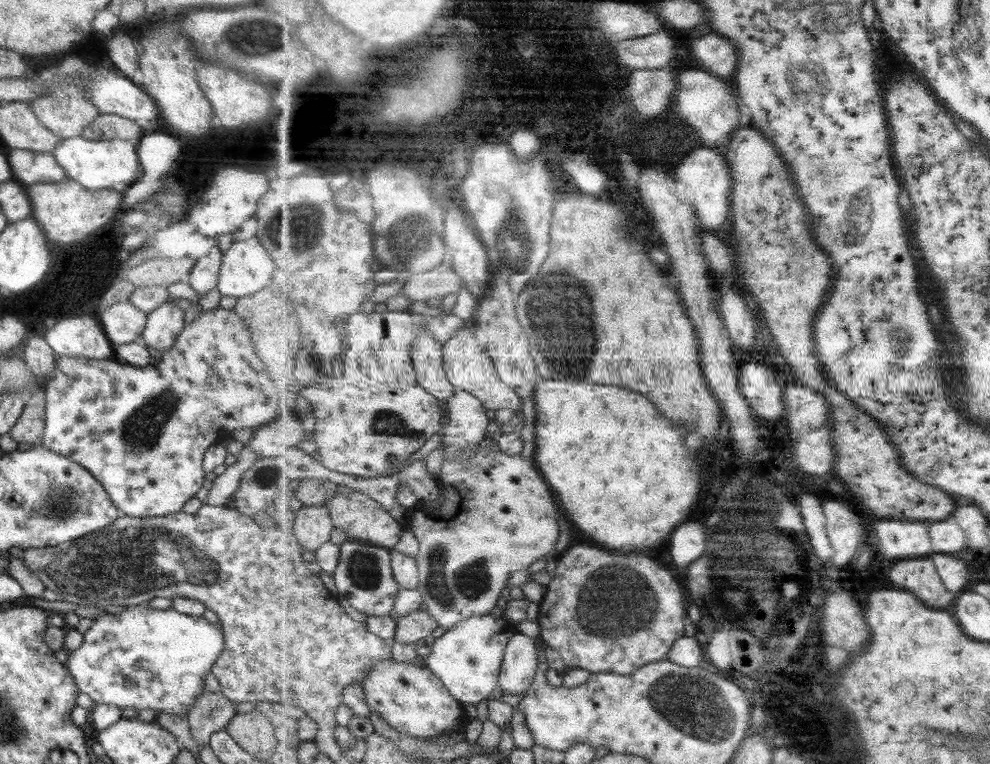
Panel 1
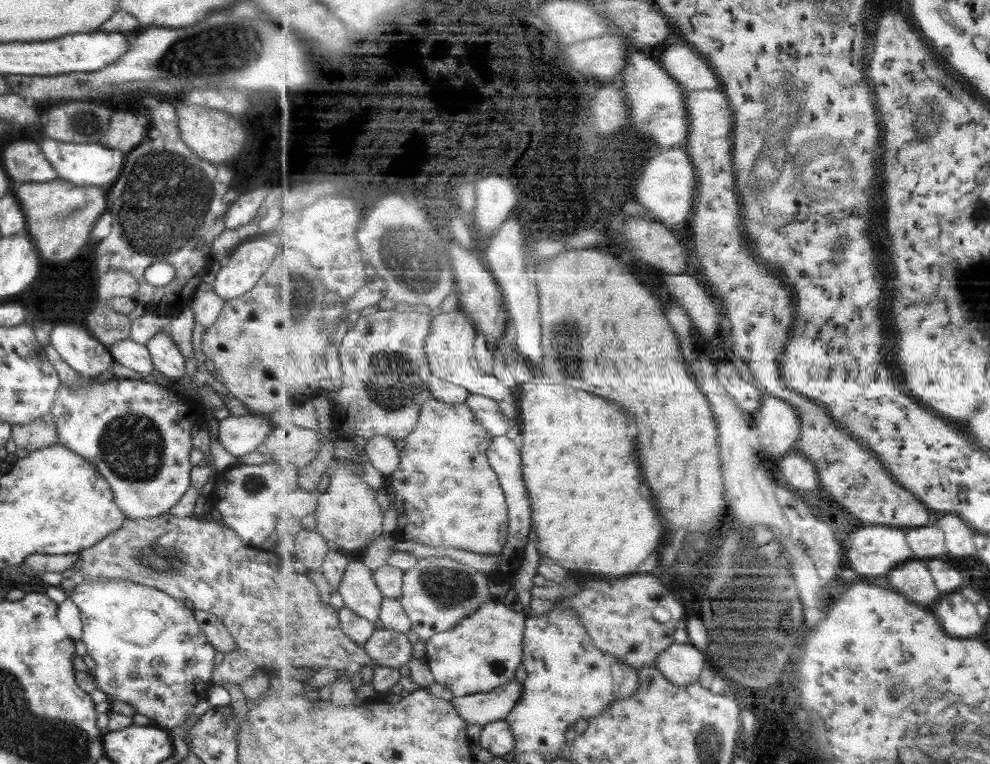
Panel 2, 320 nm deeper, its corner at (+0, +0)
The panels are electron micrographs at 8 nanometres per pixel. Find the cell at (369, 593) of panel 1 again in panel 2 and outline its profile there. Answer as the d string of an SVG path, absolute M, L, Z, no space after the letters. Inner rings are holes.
M349 561L338 590L345 606L371 622L380 619L384 599L374 572L364 562Z

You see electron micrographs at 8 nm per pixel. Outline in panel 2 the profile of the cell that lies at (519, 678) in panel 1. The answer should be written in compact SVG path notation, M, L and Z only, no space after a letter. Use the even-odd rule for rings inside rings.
M513 679L488 694L453 696L450 701L454 703L458 713L467 719L467 722L484 727L492 722L506 719L509 713L517 707L523 693L524 683L520 684Z

